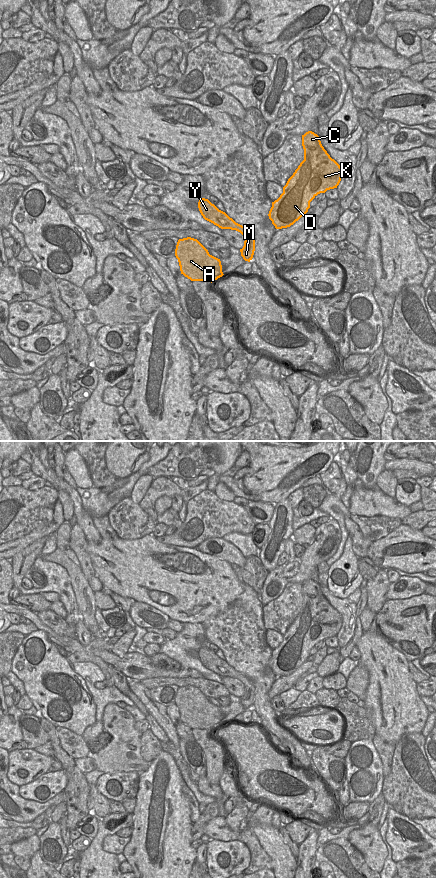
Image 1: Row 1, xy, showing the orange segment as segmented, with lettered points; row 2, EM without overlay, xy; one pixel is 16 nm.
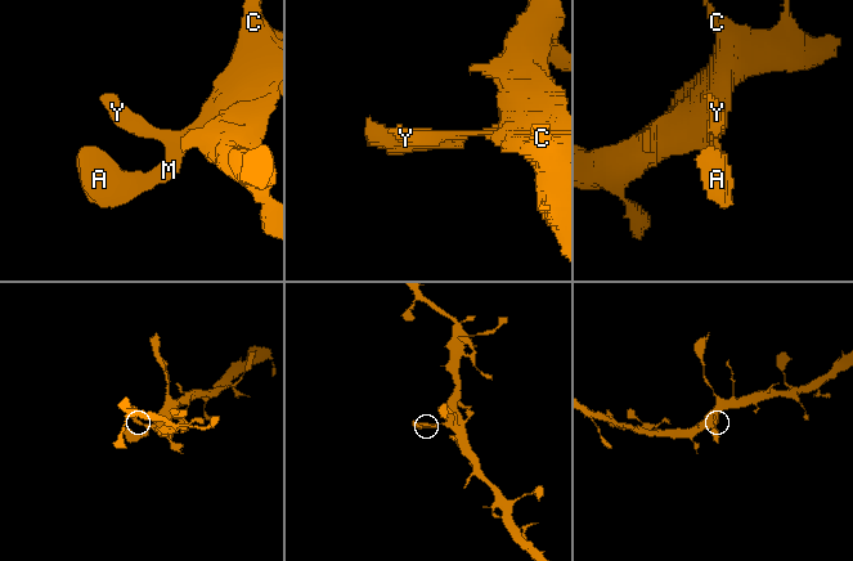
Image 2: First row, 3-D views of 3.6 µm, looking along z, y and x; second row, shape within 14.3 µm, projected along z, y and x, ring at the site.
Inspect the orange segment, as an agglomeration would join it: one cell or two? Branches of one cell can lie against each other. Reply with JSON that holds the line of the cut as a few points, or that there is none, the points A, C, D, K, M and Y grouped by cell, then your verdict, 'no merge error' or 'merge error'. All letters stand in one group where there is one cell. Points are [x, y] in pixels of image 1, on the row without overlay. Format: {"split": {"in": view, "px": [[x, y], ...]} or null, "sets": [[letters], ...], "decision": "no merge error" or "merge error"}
{"split": null, "sets": [["A", "C", "D", "K", "M", "Y"]], "decision": "no merge error"}

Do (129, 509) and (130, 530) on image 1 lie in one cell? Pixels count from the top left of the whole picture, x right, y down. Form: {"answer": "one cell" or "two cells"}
{"answer": "one cell"}

